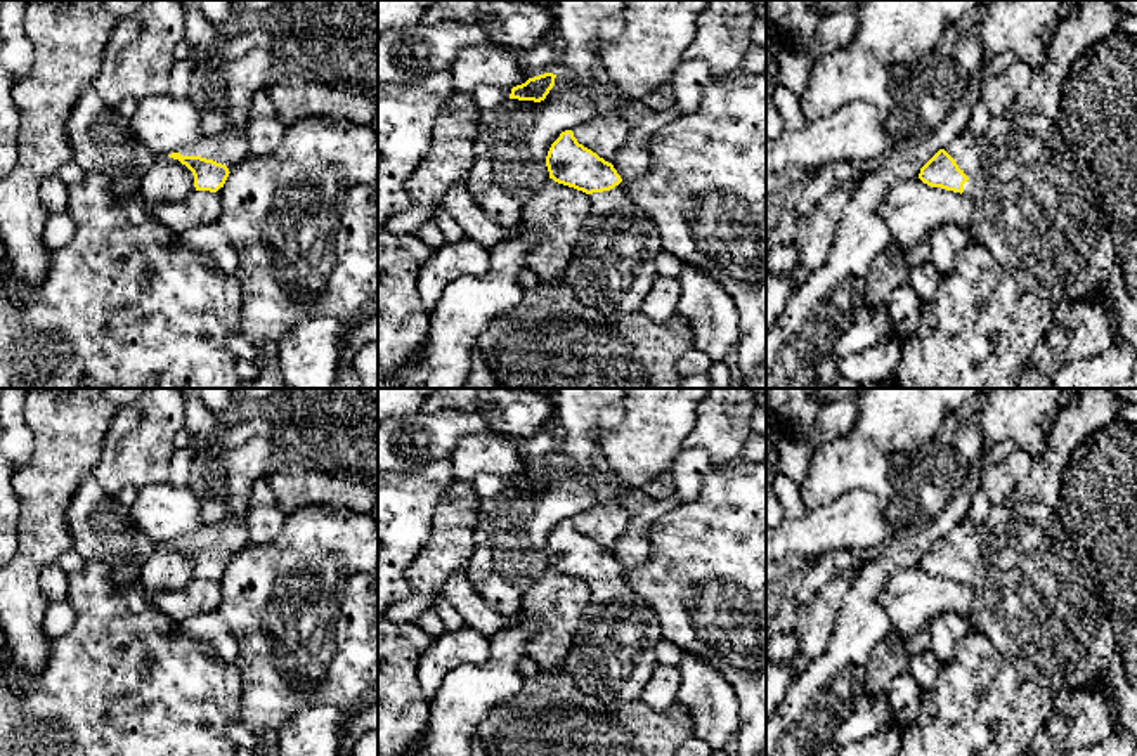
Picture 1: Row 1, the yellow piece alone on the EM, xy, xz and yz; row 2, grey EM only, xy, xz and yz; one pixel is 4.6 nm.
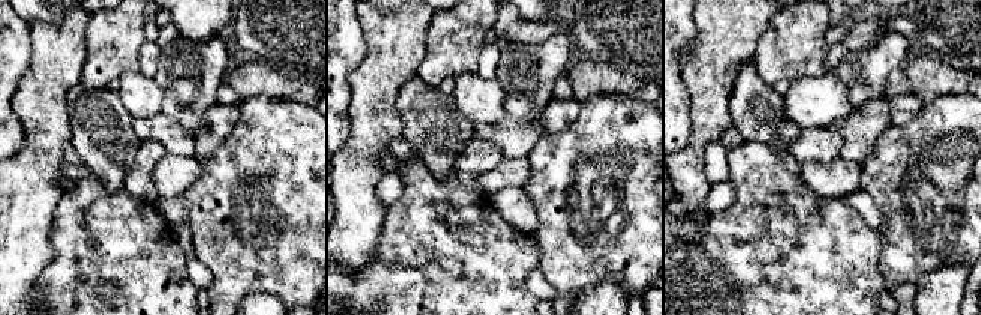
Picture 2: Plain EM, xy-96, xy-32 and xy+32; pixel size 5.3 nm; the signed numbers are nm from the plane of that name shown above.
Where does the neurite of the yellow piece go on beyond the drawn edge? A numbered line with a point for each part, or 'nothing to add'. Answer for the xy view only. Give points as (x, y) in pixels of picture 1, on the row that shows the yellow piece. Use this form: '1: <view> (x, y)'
1: xy (231, 148)

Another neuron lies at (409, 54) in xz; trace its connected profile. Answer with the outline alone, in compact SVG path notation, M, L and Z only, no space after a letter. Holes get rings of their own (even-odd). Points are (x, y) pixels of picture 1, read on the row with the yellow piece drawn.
M465 23L413 24L378 38L378 83L416 83L451 69L465 47L497 47L525 66L529 50L494 43L480 28Z

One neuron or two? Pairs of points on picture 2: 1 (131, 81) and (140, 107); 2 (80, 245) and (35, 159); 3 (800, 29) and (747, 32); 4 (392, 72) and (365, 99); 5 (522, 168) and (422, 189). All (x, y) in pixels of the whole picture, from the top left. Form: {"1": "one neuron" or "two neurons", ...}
{"1": "one neuron", "2": "two neurons", "3": "two neurons", "4": "one neuron", "5": "two neurons"}

